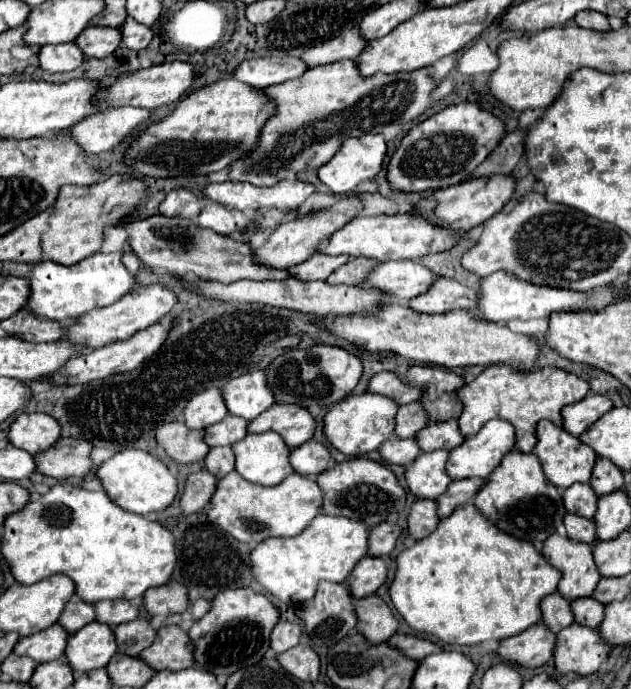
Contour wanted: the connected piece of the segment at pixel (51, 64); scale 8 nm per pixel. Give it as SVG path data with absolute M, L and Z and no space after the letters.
M74 42L56 44L56 46L42 46L38 52L40 68L46 72L68 72L78 68L84 62L80 48Z

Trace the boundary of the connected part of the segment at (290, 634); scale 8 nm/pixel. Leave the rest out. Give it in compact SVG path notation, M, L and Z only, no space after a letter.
M280 620L270 634L270 648L278 654L288 648L294 648L300 640L300 634L302 634L302 630L298 624L288 622L288 620Z

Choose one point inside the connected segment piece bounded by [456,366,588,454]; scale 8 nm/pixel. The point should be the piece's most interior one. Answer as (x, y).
(522, 398)

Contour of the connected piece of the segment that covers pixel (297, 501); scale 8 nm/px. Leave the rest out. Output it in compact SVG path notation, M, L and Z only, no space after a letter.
M236 472L226 474L218 480L216 492L212 494L208 520L216 524L220 530L236 538L238 542L256 544L270 536L294 536L308 526L308 522L318 514L322 504L322 492L318 484L300 474L290 474L278 486L258 486Z

